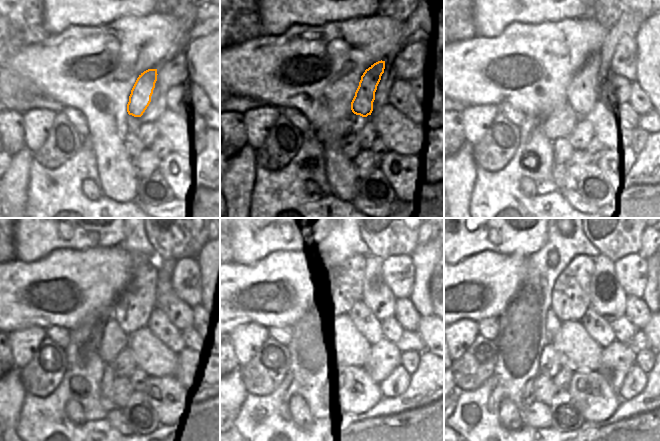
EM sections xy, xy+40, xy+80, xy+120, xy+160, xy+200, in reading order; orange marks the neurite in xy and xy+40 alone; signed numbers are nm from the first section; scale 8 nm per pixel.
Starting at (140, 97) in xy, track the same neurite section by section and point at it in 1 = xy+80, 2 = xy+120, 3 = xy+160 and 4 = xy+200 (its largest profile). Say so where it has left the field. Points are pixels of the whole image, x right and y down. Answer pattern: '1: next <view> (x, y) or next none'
1: next xy+80 (583, 91)
2: next xy+120 (132, 310)
3: next xy+160 (346, 290)
4: next xy+200 (570, 296)

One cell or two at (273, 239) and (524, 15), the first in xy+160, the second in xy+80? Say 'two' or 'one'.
one

